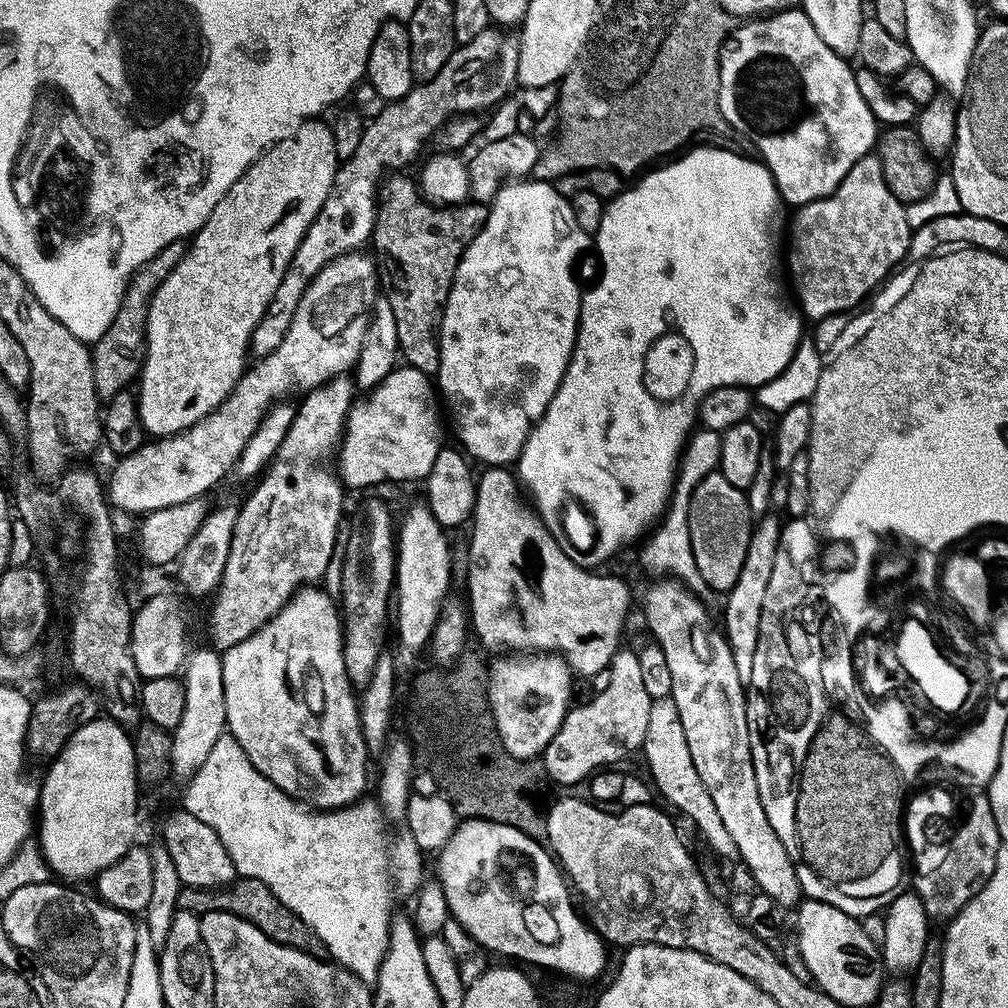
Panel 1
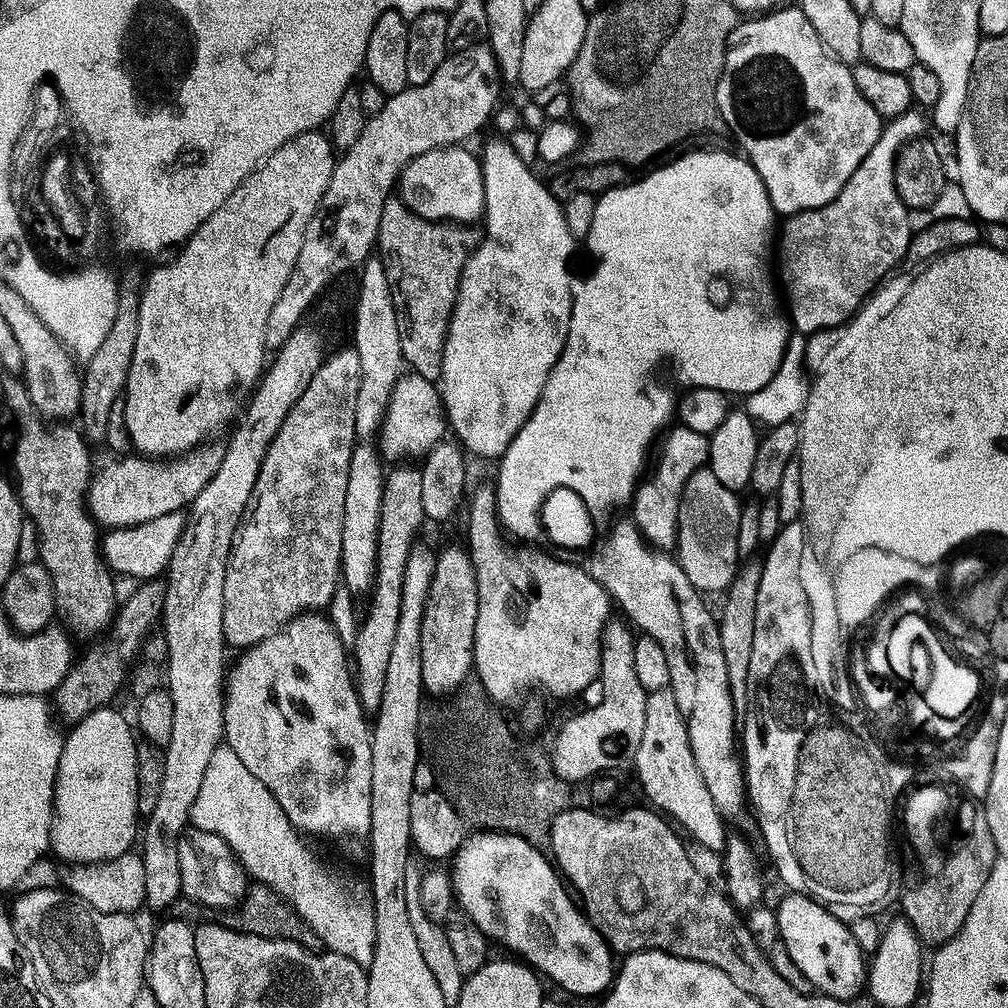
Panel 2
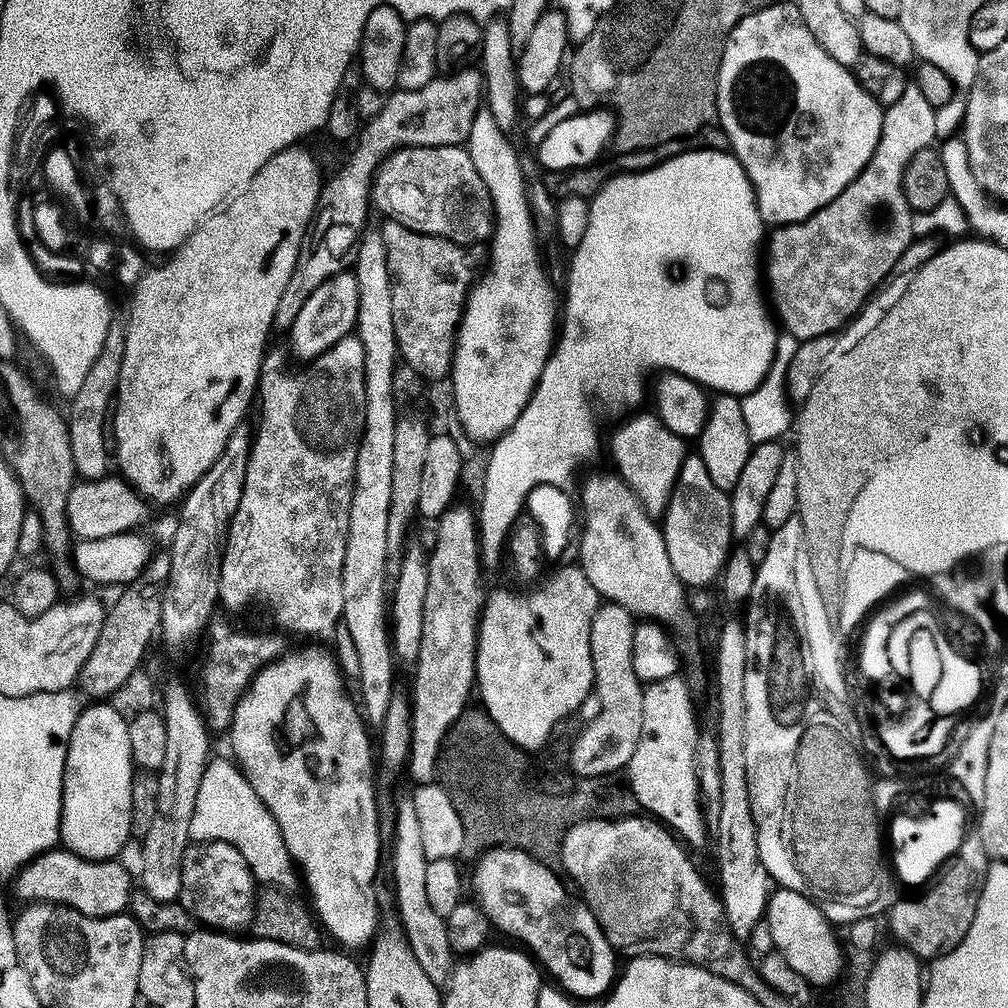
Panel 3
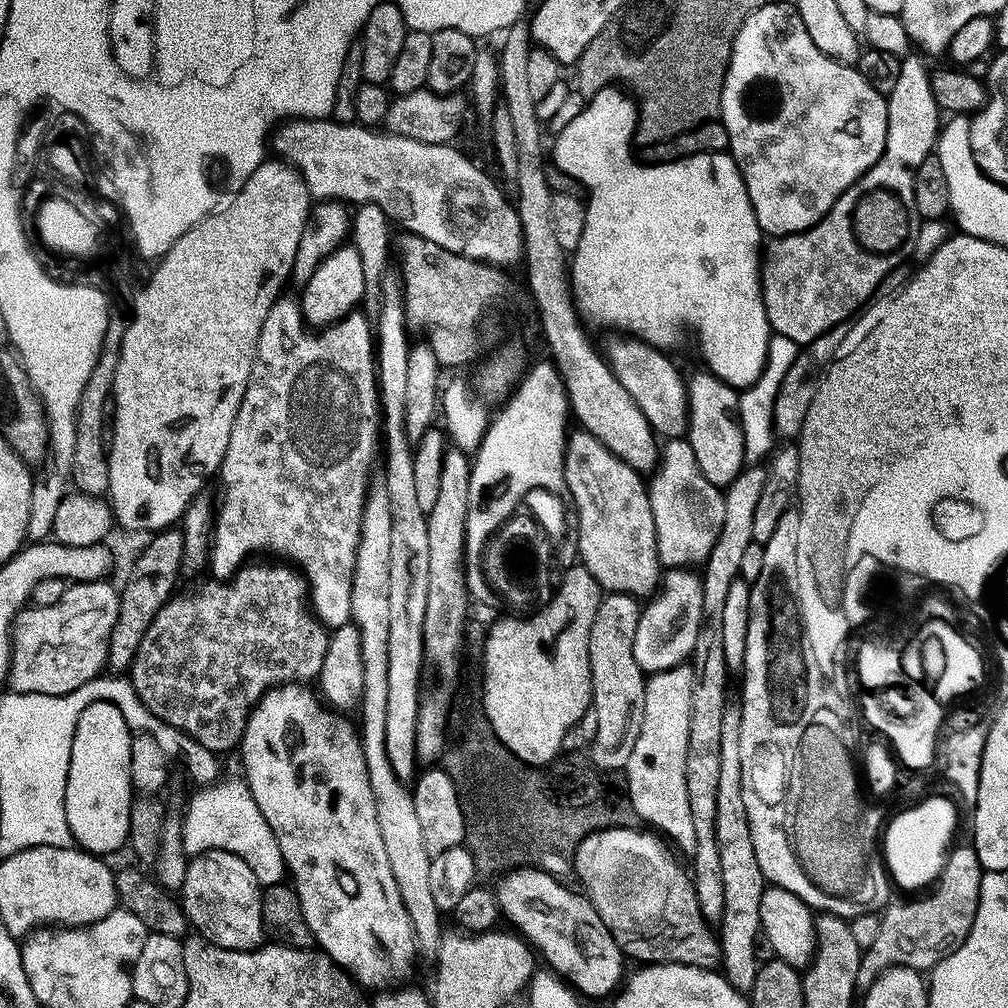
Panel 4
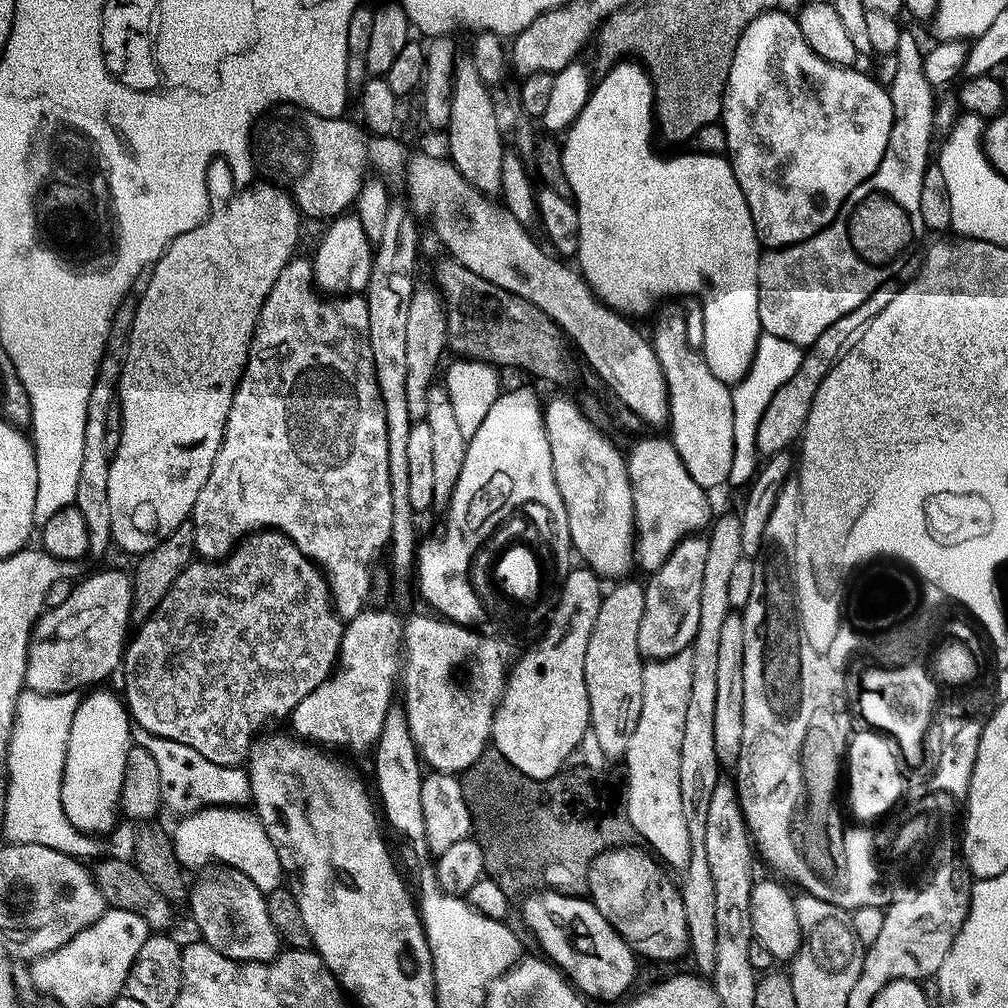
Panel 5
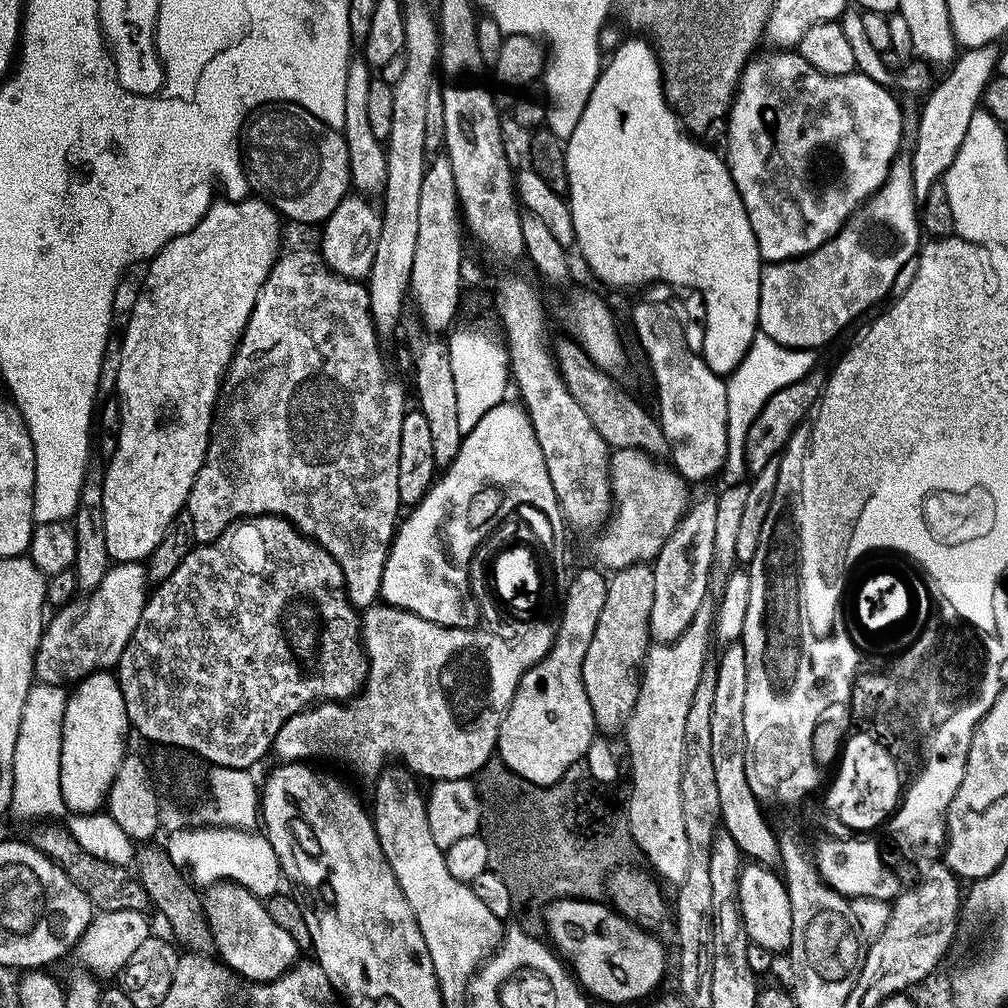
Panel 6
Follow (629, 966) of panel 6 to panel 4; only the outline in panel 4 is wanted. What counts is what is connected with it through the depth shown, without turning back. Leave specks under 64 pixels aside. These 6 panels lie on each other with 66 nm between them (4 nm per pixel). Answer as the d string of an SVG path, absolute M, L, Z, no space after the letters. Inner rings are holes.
M531 866L505 871L499 880L494 895L503 919L513 924L511 927L539 953L542 960L544 955L553 973L566 978L567 983L584 998L617 991L625 975L626 960L588 899L579 891L571 892L552 873Z

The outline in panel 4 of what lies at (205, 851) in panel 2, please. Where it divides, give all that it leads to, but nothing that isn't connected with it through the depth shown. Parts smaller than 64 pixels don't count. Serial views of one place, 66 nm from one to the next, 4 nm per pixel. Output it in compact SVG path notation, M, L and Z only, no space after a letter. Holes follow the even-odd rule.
M210 849L187 861L185 881L178 891L178 901L188 923L212 944L230 950L250 952L265 943L261 906L261 885L254 870L238 854Z

